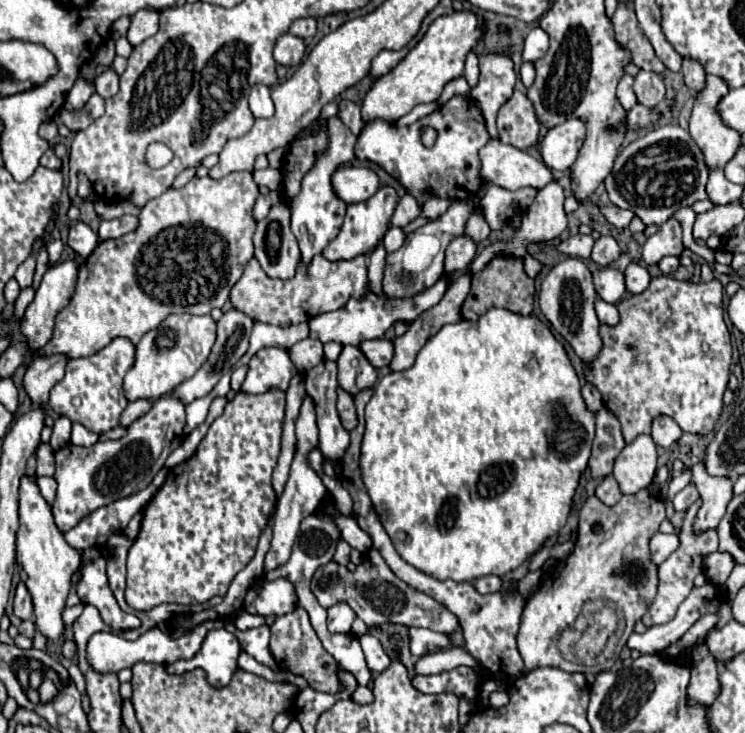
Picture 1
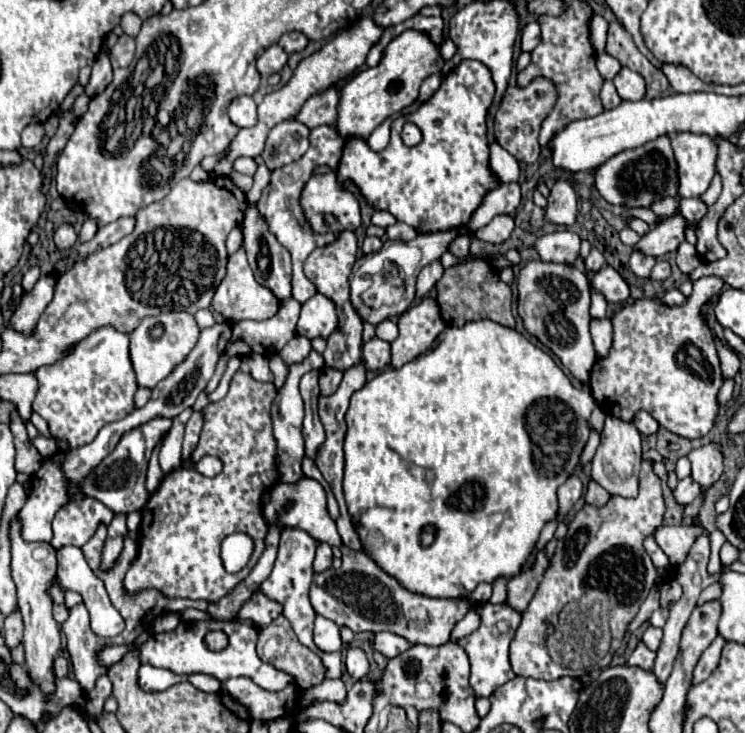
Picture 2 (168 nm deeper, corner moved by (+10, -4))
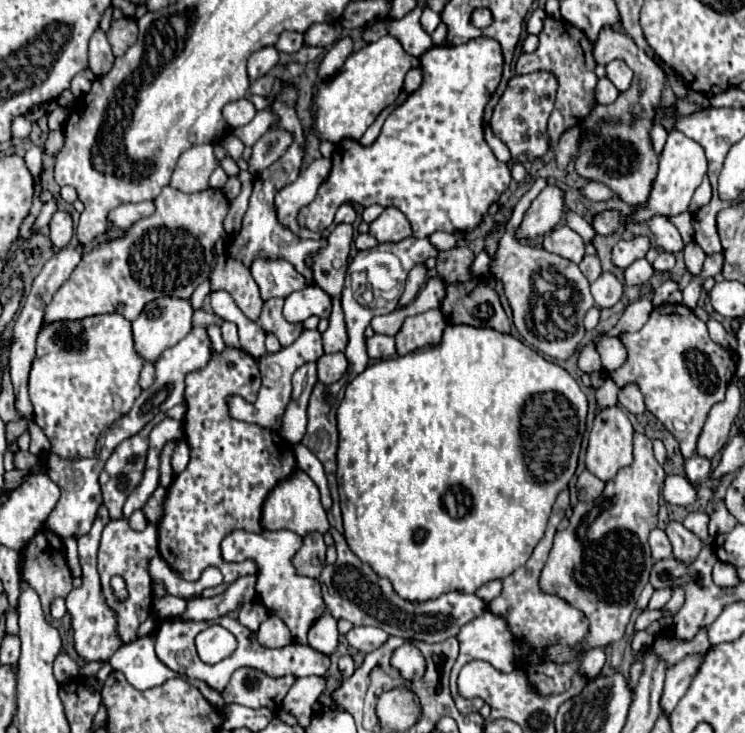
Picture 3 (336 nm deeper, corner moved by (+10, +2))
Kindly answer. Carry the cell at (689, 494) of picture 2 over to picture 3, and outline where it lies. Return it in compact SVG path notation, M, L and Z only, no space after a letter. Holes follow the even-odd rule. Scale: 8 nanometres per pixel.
M694 454L690 460L686 460L686 476L688 476L688 480L696 482L696 480L708 478L710 468L712 468L710 464L712 464L710 458L704 458L704 456Z

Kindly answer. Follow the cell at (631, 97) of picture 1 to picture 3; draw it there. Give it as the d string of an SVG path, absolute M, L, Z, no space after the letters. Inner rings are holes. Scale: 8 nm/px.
M600 78L598 86L596 86L596 102L598 104L612 104L618 98L618 90L616 86L608 80L608 78Z

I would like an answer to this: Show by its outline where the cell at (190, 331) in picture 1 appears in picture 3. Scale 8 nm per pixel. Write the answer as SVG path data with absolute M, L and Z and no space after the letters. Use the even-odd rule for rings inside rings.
M162 296L146 304L146 308L132 322L132 326L134 326L132 332L138 354L148 362L156 362L166 348L178 344L192 330L192 306L188 300L174 300L172 296Z

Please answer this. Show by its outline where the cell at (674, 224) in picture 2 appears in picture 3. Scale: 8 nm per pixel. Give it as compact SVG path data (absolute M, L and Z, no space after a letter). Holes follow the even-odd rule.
M636 236L634 240L626 242L626 240L620 240L614 248L612 248L612 264L618 266L620 270L626 270L632 262L640 260L646 256L650 248L650 240L644 238L644 236Z

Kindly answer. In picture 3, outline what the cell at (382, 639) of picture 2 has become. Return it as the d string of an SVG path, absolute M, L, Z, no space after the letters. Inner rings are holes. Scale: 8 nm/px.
M354 626L348 634L346 640L352 648L360 652L372 652L378 646L382 646L388 640L388 634L382 632L380 628L366 628L366 626Z

